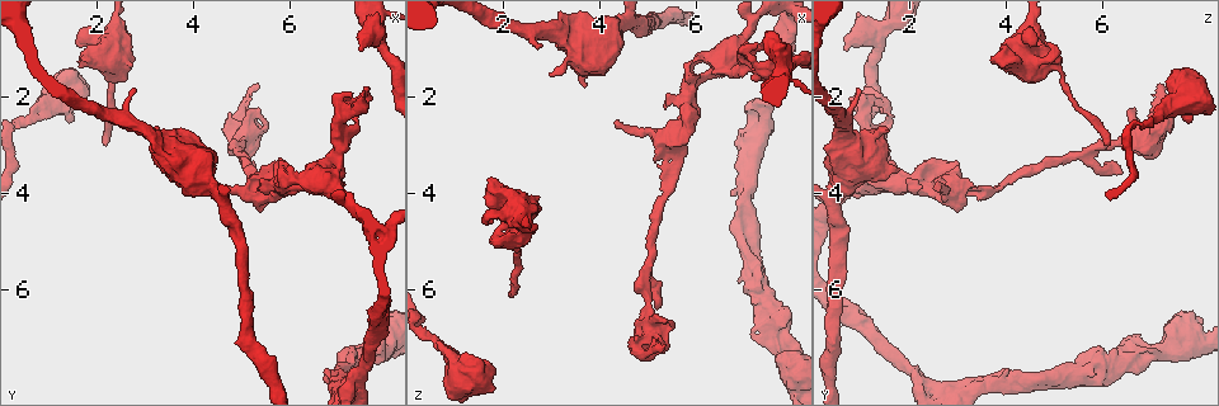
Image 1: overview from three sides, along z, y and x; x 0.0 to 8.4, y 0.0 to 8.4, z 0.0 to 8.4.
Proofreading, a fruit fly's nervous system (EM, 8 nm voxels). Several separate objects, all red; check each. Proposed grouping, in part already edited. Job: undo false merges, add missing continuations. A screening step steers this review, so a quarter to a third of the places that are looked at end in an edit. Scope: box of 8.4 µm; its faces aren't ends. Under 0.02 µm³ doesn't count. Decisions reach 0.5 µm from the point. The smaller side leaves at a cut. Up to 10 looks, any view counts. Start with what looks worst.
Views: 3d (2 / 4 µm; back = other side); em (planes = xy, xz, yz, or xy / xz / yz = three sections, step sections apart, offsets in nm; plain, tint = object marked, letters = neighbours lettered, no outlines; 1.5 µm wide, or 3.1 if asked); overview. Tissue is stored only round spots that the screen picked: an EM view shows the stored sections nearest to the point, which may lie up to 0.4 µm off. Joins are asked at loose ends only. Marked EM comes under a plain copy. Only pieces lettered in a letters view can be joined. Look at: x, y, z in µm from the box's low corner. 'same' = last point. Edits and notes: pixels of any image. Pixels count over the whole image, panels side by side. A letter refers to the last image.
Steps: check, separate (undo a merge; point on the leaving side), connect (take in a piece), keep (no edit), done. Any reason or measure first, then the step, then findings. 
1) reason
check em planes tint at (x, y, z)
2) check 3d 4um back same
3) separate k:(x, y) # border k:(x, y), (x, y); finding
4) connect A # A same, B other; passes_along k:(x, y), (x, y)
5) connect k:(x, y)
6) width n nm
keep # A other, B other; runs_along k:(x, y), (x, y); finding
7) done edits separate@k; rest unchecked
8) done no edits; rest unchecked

thick end
check em planes letters at (7.45, 1.05, 0.75)

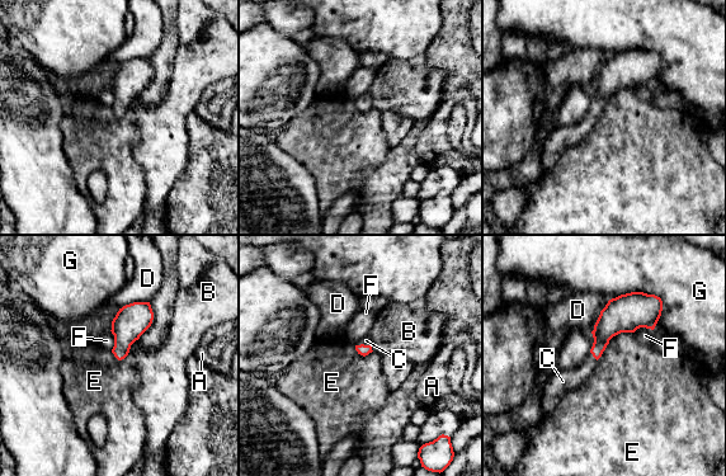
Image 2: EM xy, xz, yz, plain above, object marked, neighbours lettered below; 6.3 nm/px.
longest_contact G 360 nm
connect C # A other, B other, C same, D other, E other, F other, G other; passes_along 2:(612, 321), (593, 356), (562, 381); it goes on there

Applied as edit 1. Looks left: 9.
free end
check em yz step 4 tint at (5.30, 2.35, 6.75)

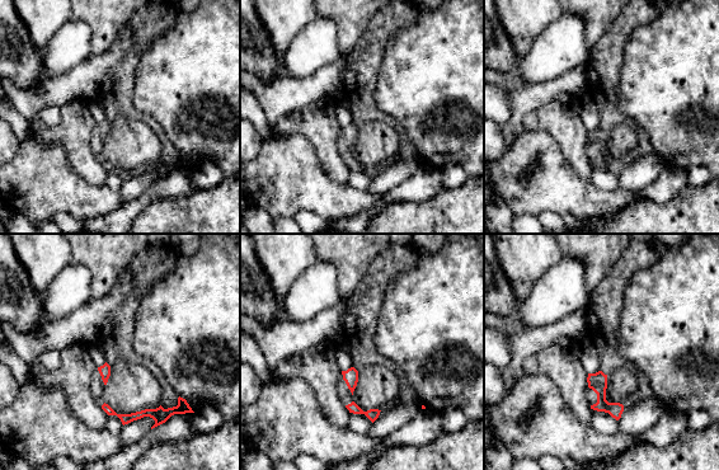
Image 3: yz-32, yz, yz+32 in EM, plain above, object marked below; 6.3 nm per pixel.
cut it another way
check em planes letters same

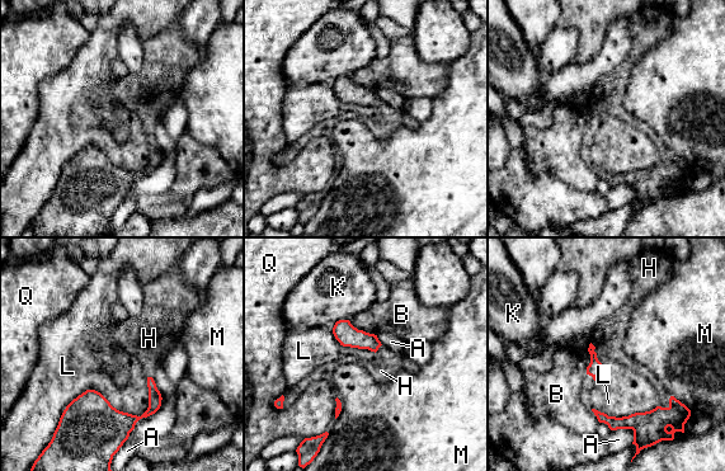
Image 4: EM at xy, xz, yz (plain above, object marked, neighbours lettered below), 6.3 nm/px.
connect H # A other, B other, H same, K other, L other, M other, Q other; it goes on there

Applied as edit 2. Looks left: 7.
stops while still wide
check 3d 2um at (2.95, 2.75, 1.55)

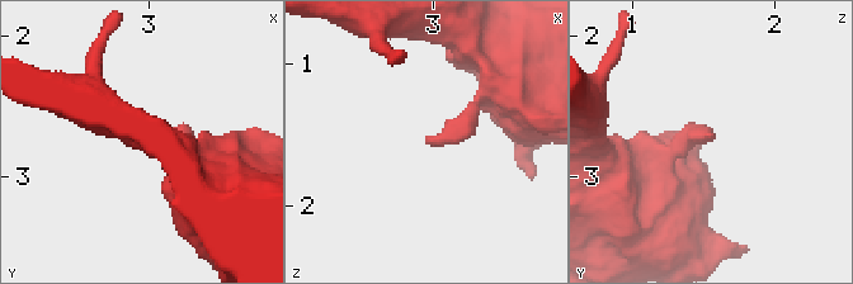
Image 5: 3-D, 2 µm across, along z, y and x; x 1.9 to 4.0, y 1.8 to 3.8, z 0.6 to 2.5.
need the tissue
check em planes letters at (2.96, 2.70, 1.54)

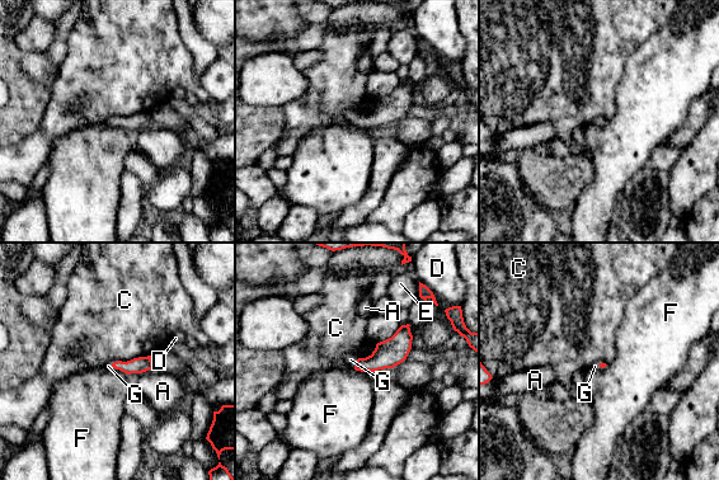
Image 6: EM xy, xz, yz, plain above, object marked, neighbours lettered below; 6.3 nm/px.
connect G # A other, C other, D other, E other, F other, G same; passes_along 6:(391, 352), (356, 363), (351, 360); the neuron continues

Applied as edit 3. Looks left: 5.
thick end
check em xy step 8 letters at (1.80, 1.25, 3.65)

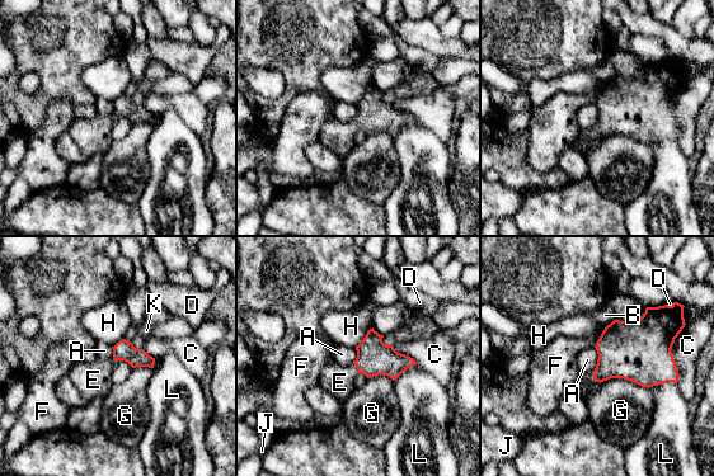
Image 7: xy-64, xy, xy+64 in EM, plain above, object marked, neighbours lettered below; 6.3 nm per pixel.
connect E # A other, B other, C other, D other, E same, F other, G other, H other, J other, K other, L other; passes_along 7:(374, 357), (356, 367), (338, 380); it goes on there

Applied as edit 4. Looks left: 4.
done edits connect@2, connect@4, connect@6, connect@7; rest unchecked

